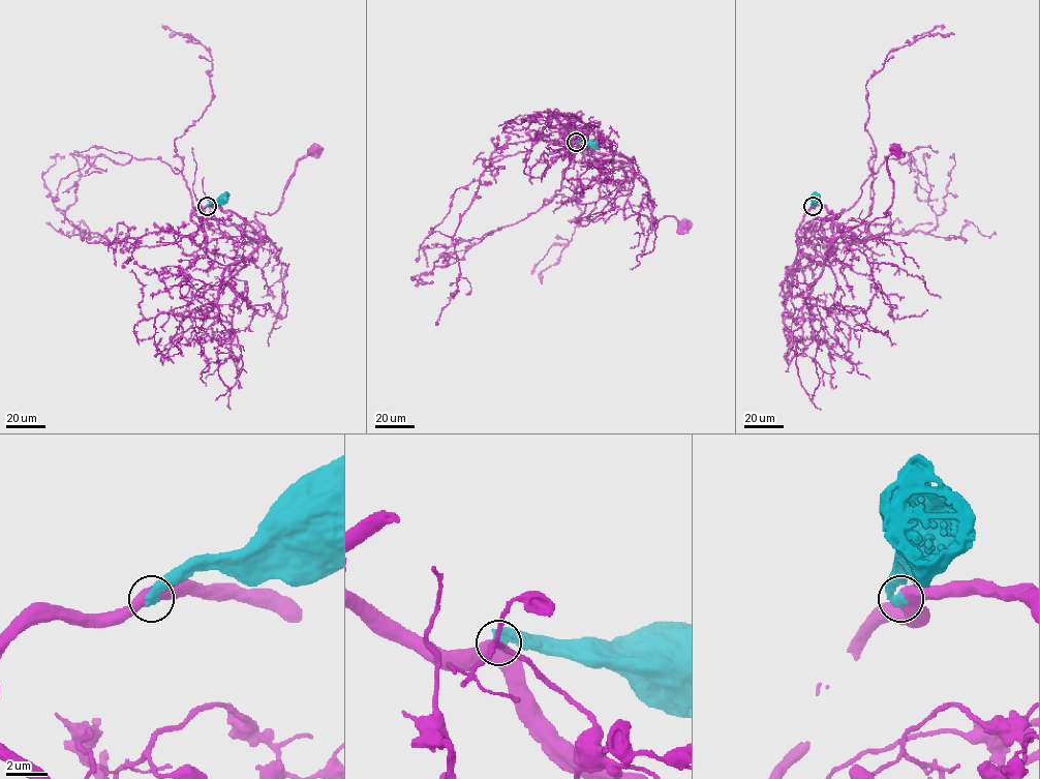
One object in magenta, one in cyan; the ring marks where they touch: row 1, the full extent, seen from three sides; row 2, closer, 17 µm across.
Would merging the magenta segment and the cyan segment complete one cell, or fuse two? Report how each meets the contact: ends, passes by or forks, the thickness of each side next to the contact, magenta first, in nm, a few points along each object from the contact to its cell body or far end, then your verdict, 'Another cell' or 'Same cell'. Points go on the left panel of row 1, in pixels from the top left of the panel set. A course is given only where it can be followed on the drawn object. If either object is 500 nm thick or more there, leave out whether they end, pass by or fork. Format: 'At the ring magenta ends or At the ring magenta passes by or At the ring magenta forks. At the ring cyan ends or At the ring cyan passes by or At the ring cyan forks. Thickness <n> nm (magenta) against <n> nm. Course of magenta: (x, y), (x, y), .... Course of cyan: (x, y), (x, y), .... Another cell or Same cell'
Thickness 550 nm (magenta) against 440 nm. Course of magenta: (207, 206), (235, 212), (263, 237), (264, 226), (254, 213), (275, 211), (296, 163), (316, 150). Course of cyan: (207, 206), (223, 199). Another cell

